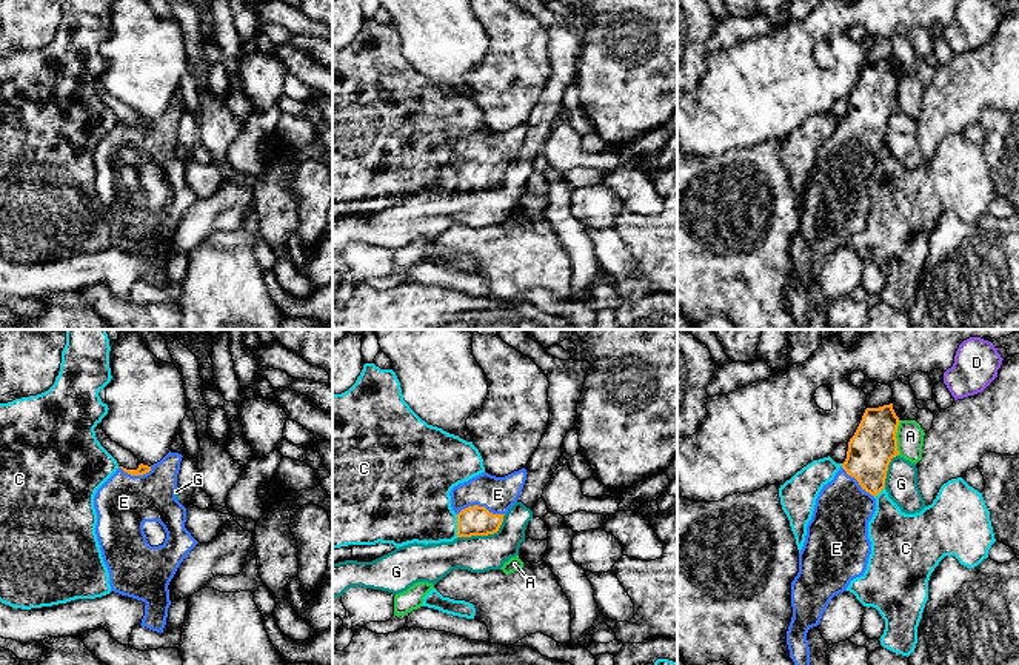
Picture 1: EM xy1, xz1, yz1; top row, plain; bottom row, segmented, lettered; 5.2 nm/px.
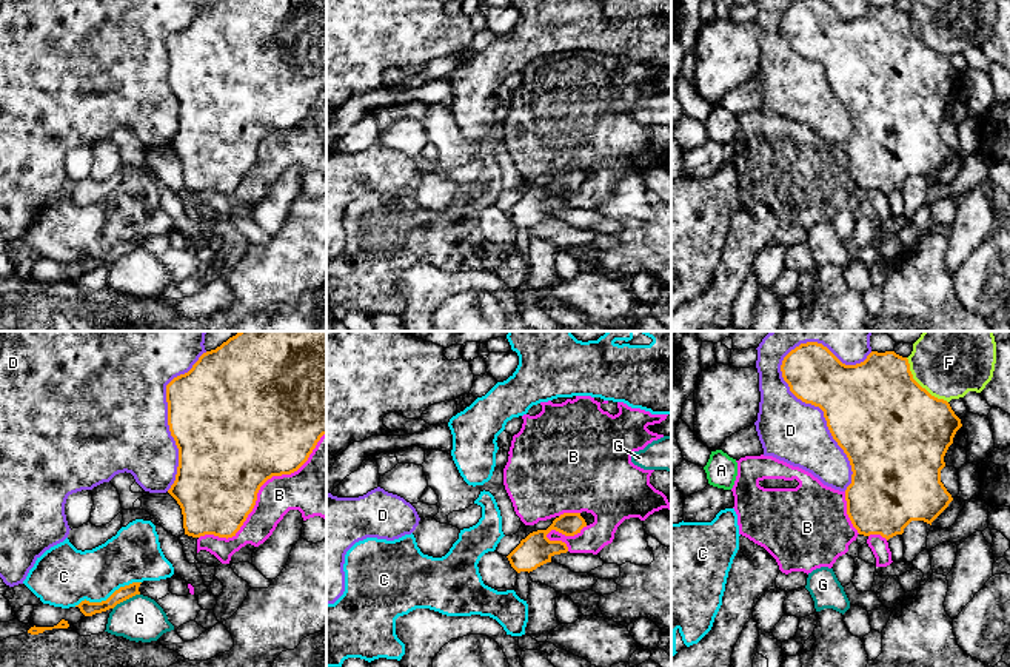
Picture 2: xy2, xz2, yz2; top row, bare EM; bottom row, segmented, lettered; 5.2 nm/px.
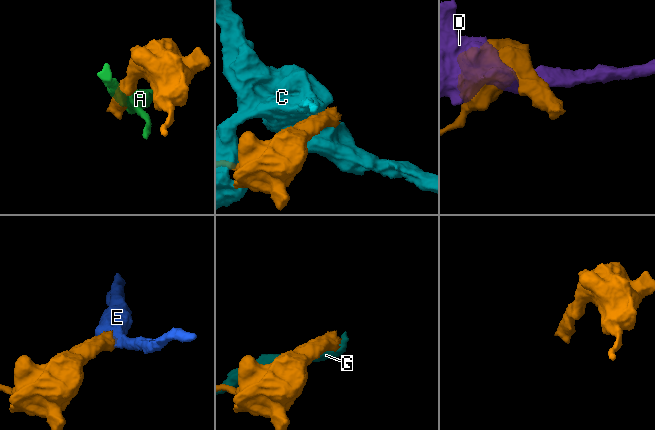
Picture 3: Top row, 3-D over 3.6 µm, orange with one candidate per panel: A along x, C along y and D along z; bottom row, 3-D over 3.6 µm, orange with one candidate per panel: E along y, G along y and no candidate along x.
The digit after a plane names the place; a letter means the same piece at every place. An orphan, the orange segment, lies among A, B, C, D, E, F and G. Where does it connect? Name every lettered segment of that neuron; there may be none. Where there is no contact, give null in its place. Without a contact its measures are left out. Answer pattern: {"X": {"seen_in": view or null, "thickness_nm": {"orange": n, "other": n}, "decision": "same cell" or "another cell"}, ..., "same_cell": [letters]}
{"A": {"seen_in": "yz1", "thickness_nm": {"orange": 240, "other": 140}, "decision": "another cell"}, "B": {"seen_in": "xy2", "thickness_nm": {"orange": 480, "other": 220}, "decision": "another cell"}, "C": {"seen_in": "xy2", "thickness_nm": {"orange": 80, "other": 300}, "decision": "another cell"}, "D": {"seen_in": "yz2", "thickness_nm": {"orange": 500, "other": 320}, "decision": "another cell"}, "E": {"seen_in": "xz1", "thickness_nm": {"orange": 160, "other": 190}, "decision": "same cell"}, "F": {"seen_in": "yz2", "thickness_nm": {"orange": 500, "other": 280}, "decision": "another cell"}, "G": {"seen_in": "xz1", "thickness_nm": {"orange": 160, "other": 190}, "decision": "another cell"}, "same_cell": ["E"]}

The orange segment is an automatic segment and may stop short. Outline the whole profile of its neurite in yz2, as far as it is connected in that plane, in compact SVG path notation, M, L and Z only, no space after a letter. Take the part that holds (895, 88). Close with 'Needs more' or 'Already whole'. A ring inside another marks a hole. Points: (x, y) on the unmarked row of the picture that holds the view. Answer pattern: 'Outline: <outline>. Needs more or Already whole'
Outline: M799 0L784 12L781 26L798 54L824 66L833 94L850 116L853 129L845 145L847 169L859 189L881 189L888 196L902 189L911 176L931 180L948 162L953 153L941 137L941 125L962 79L947 55L931 51L913 34L907 12L895 6L871 6L864 17L845 20L824 0Z. Already whole

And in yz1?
Outline: M893 58L867 63L862 75L848 97L847 114L834 134L820 145L807 191L799 208L799 228L791 237L793 272L787 286L790 312L800 326L810 322L807 288L817 282L830 256L847 246L850 237L864 231L871 209L868 177L876 166L876 151L885 143L888 120L897 106L899 72Z. Needs more

